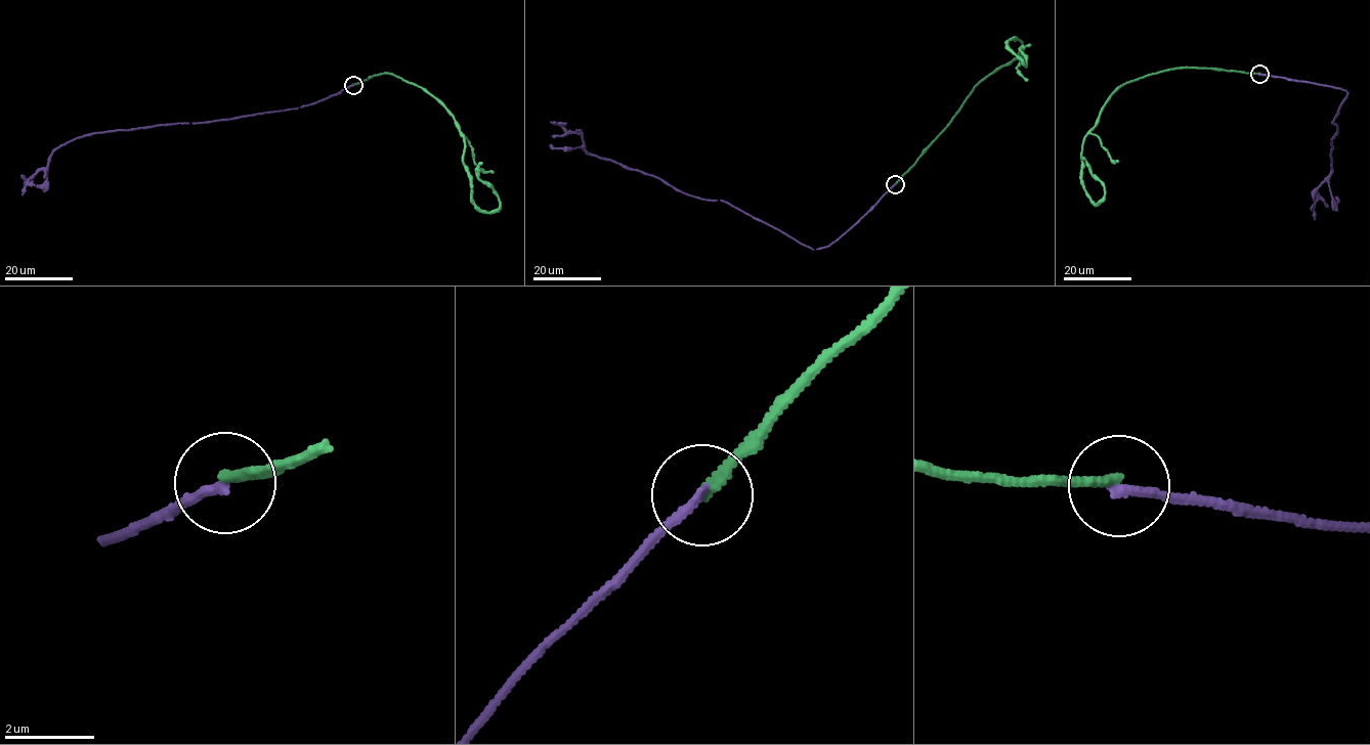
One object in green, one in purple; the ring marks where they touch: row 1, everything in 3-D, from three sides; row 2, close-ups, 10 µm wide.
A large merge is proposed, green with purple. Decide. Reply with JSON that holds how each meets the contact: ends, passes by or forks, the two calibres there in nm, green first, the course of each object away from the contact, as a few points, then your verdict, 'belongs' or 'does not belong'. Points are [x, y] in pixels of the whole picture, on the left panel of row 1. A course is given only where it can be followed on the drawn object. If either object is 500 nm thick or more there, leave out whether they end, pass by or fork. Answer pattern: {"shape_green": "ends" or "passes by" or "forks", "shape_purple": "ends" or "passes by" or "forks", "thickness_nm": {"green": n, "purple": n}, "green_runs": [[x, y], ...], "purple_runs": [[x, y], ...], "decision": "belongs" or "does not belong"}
{"shape_green": "ends", "shape_purple": "ends", "thickness_nm": {"green": 240, "purple": 220}, "green_runs": [[353, 84], [386, 72], [425, 89], [463, 137], [473, 203], [494, 212], [499, 199], [478, 177], [481, 163]], "purple_runs": [[353, 85], [311, 103], [279, 112], [93, 133], [77, 137], [52, 151], [46, 168], [29, 179], [22, 194]], "decision": "does not belong"}

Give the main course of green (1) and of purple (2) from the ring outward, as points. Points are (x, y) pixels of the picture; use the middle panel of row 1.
1: (895, 184), (978, 83), (1017, 57), (1022, 42), (1008, 40), (1026, 67), (1020, 49), (1030, 44)
2: (895, 184), (844, 234), (813, 250), (725, 202), (688, 195), (597, 157), (581, 134), (550, 122)

